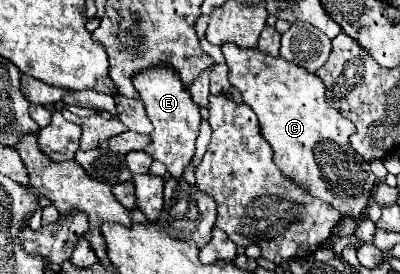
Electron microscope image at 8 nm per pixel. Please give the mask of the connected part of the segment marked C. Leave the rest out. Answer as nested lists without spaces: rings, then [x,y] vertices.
[[[223,44],[223,56],[229,66],[229,82],[257,114],[261,132],[273,148],[273,160],[283,174],[307,186],[313,196],[335,204],[343,216],[361,216],[377,178],[369,164],[355,150],[349,150],[349,136],[355,132],[355,126],[325,102],[323,80],[259,48]]]

